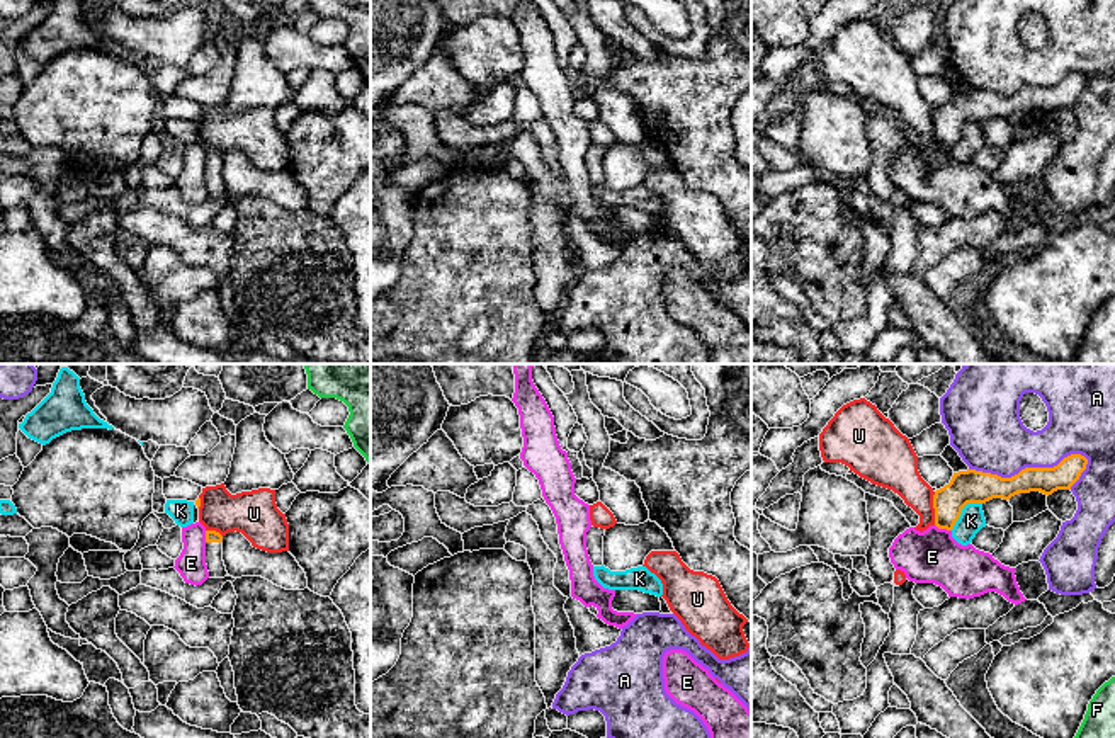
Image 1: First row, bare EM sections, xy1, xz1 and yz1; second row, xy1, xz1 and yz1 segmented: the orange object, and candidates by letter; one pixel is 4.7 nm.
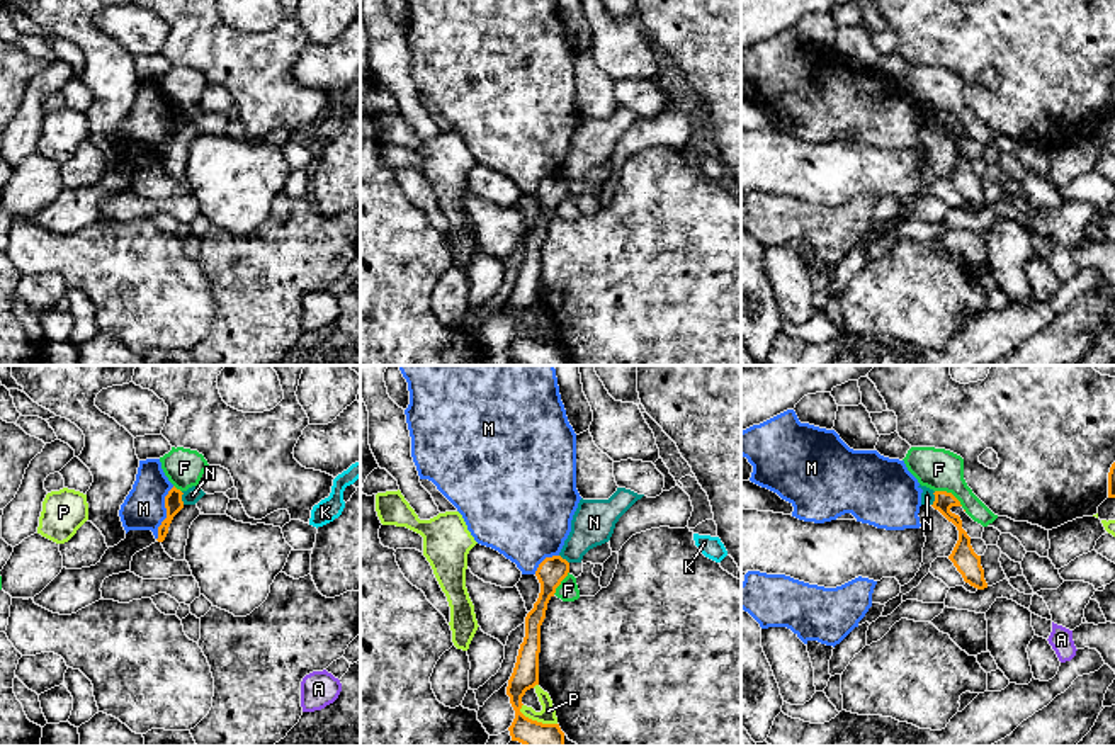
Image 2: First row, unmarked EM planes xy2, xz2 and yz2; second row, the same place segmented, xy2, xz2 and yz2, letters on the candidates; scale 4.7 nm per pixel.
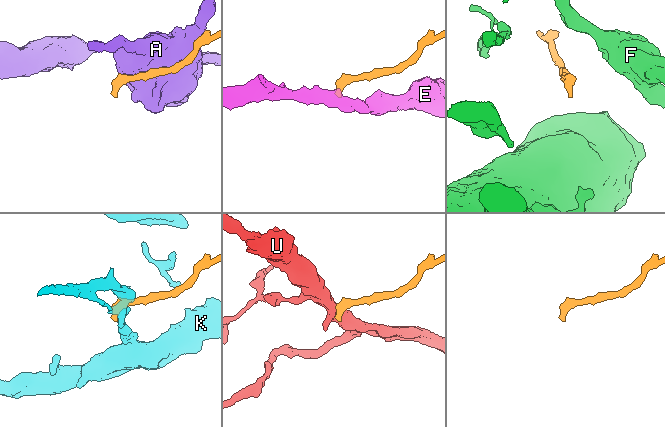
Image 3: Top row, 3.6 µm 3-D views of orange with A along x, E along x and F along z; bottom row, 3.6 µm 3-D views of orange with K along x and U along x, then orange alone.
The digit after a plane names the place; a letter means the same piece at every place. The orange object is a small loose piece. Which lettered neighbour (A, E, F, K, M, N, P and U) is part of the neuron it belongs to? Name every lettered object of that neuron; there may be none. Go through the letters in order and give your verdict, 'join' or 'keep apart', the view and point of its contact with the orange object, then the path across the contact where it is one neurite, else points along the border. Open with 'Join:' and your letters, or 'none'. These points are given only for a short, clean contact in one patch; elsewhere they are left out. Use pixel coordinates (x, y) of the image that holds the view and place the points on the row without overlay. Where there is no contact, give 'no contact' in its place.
Join: none
A: keep apart; contact yz1 (1029, 87)
E: keep apart; contact yz1 (944, 147); border yz1 (935, 143), (950, 150)
F: keep apart; contact yz2 (949, 113)
K: keep apart; contact yz1 (961, 130); border yz1 (981, 121), (969, 121), (950, 148)
M: keep apart; contact xy2 (167, 133); border xy2 (174, 106), (165, 116), (165, 138), (158, 146), (157, 158)
N: keep apart; contact yz2 (935, 118); border yz2 (935, 111), (932, 124)
P: keep apart; contact xz2 (536, 340)
U: keep apart; contact yz1 (933, 126); border yz1 (935, 111), (933, 143)

